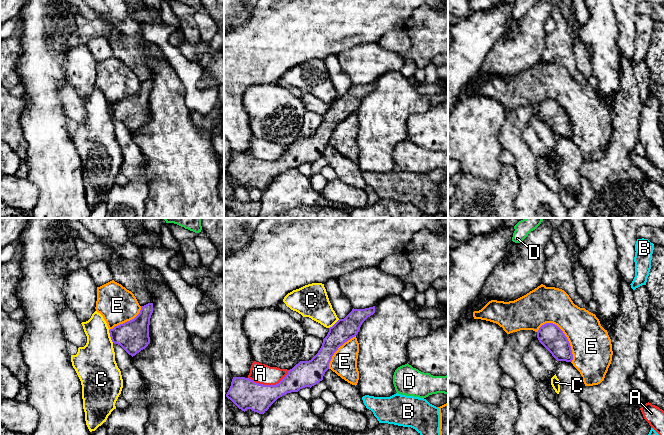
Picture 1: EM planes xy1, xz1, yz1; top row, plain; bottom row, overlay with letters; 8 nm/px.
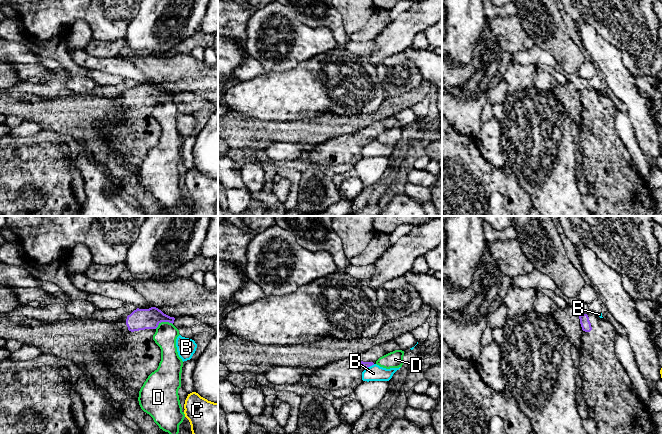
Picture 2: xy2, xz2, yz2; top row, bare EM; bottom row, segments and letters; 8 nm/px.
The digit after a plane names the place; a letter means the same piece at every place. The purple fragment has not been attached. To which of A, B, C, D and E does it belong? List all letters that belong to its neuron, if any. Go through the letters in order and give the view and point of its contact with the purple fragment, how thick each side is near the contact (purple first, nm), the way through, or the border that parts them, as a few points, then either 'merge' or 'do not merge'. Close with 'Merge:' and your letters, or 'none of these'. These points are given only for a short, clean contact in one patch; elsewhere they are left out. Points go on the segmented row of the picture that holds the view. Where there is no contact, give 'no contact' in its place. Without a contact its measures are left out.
A: xz1 (269, 385) | 240/160 nm | along xz1 (289, 370), (275, 384), (259, 384), (248, 378) | do not merge
B: xz2 (370, 365) | 50/130 nm | along xz2 (374, 364), (366, 368) | do not merge
C: xy1 (110, 336) | 260/320 nm | along xy1 (108, 330), (110, 339), (113, 342) | do not merge
D: xy2 (163, 321) | 180/180 nm | along xy2 (172, 323), (161, 322), (155, 328) | do not merge
E: yz1 (566, 337) | 190/320 nm | do not merge
Merge: none of these

